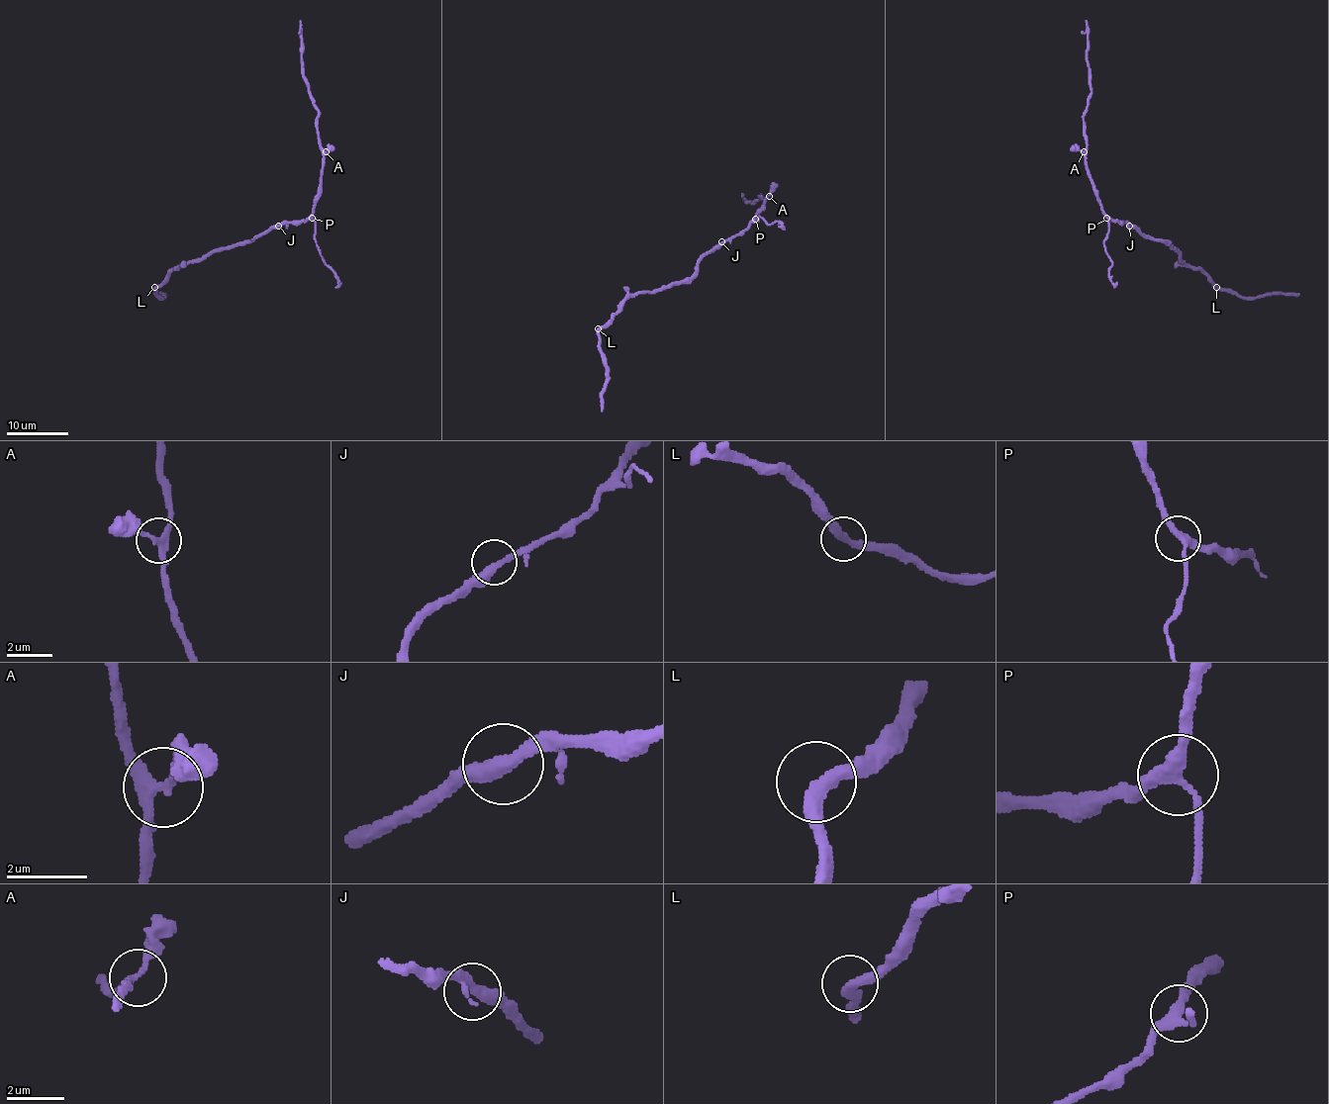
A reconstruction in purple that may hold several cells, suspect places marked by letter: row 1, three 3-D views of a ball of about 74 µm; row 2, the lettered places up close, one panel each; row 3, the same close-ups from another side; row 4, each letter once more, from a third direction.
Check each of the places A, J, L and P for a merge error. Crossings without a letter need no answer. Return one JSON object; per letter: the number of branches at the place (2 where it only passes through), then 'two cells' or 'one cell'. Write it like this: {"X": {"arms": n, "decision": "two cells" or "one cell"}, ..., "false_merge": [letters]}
{"A": {"arms": 3, "decision": "one cell"}, "J": {"arms": 2, "decision": "one cell"}, "L": {"arms": 2, "decision": "one cell"}, "P": {"arms": 3, "decision": "one cell"}, "false_merge": []}

